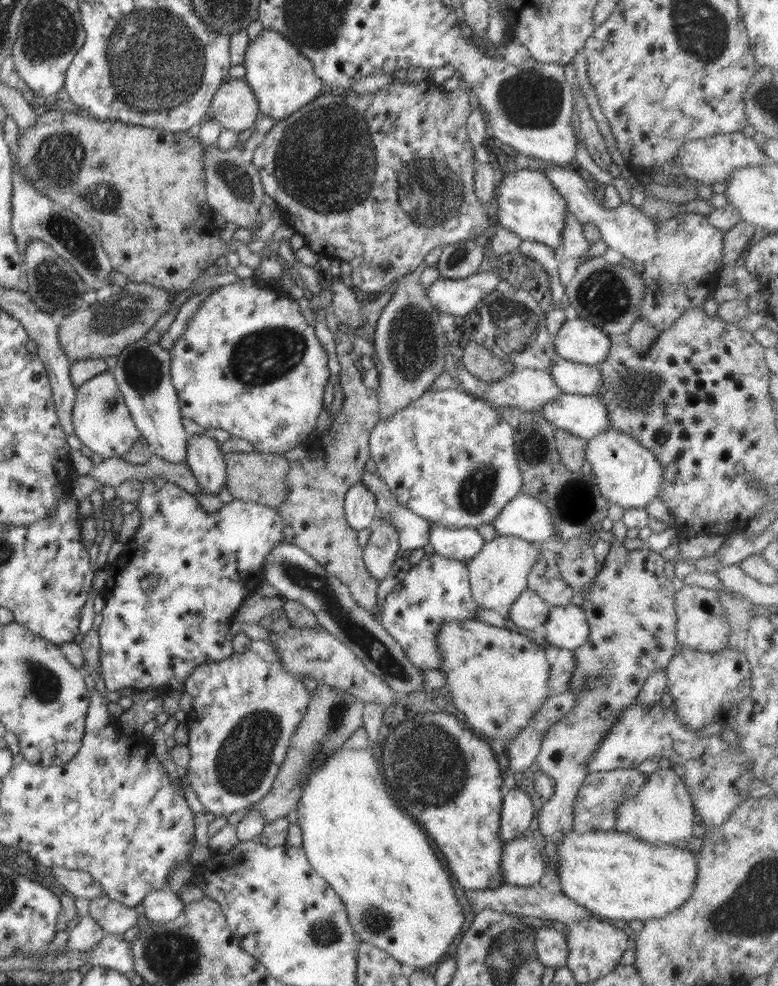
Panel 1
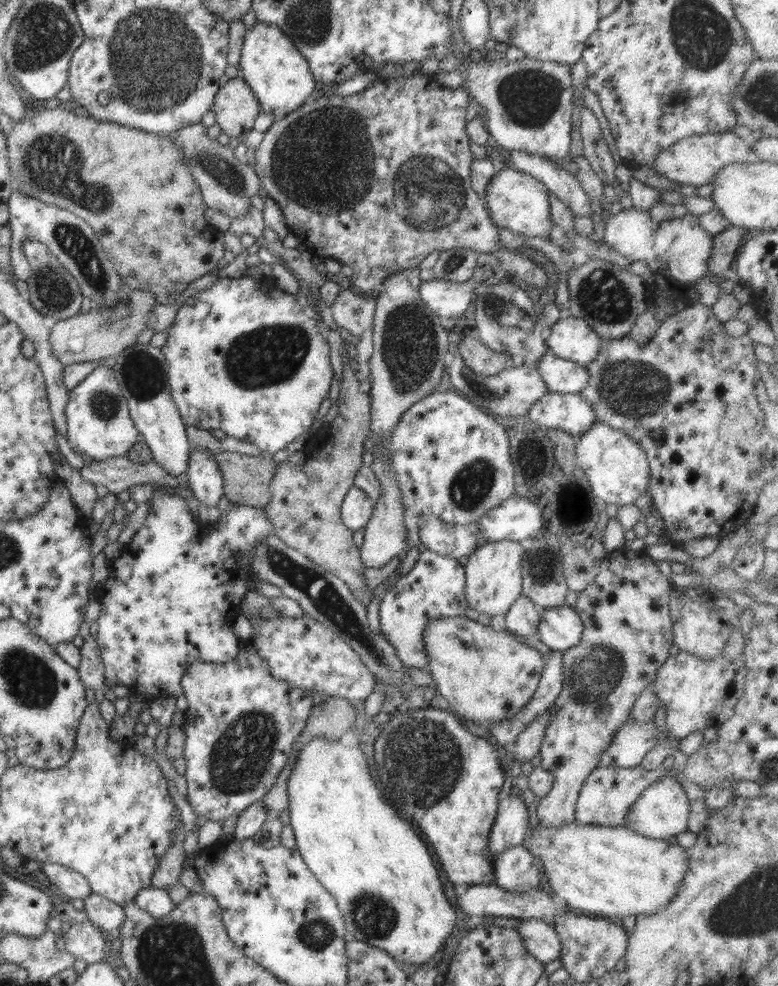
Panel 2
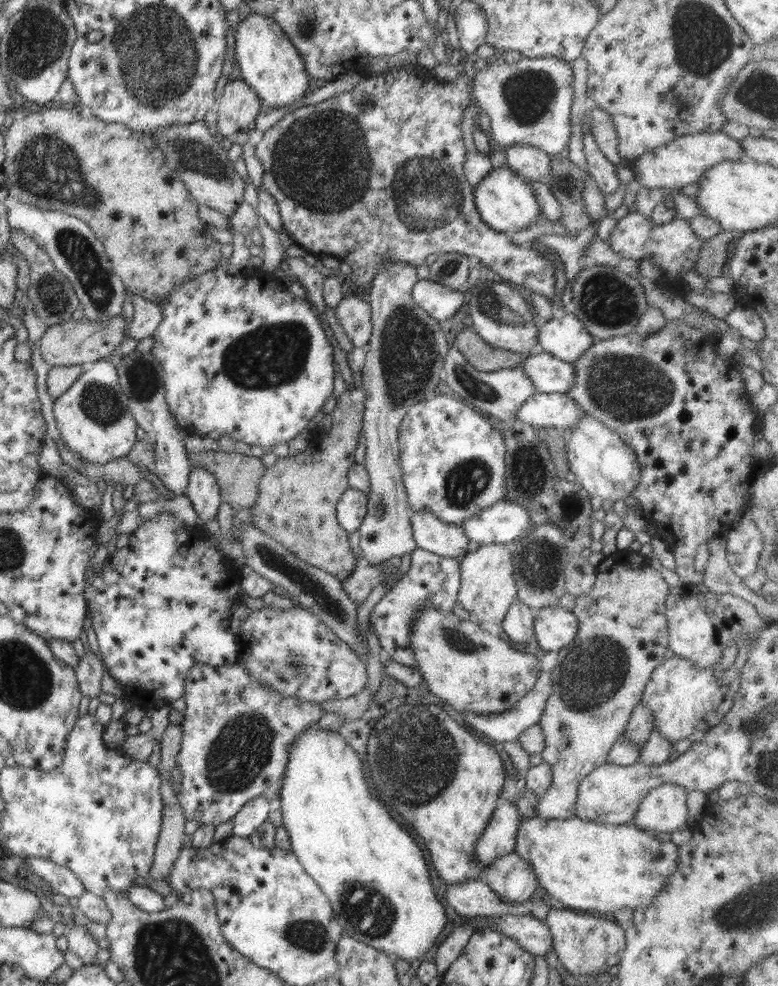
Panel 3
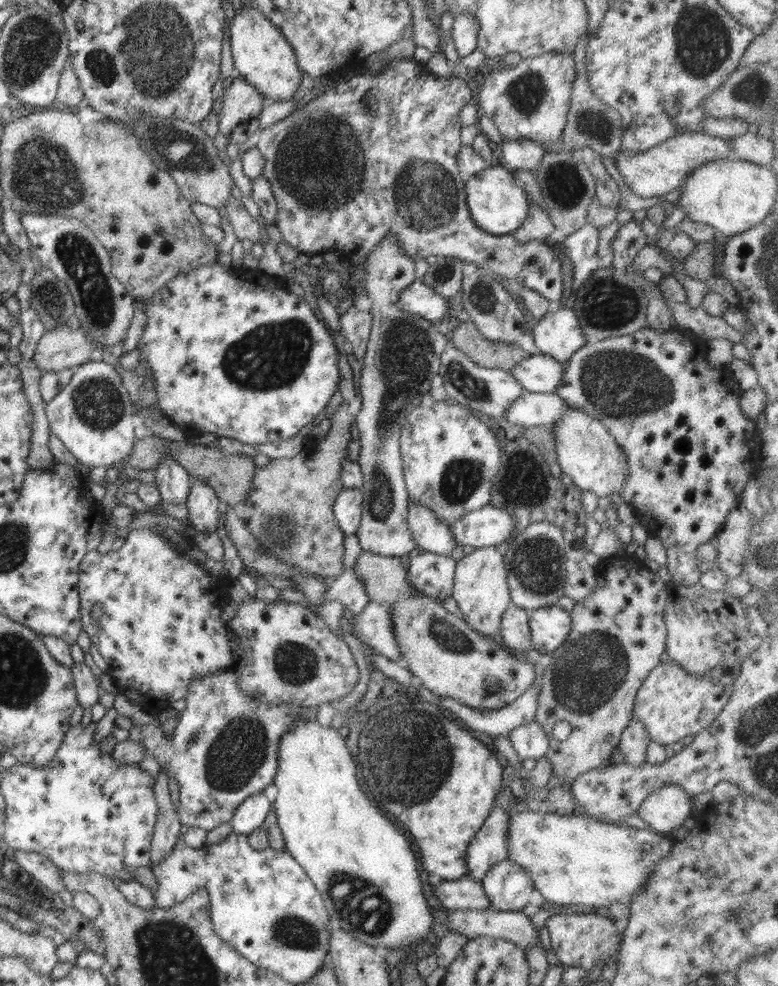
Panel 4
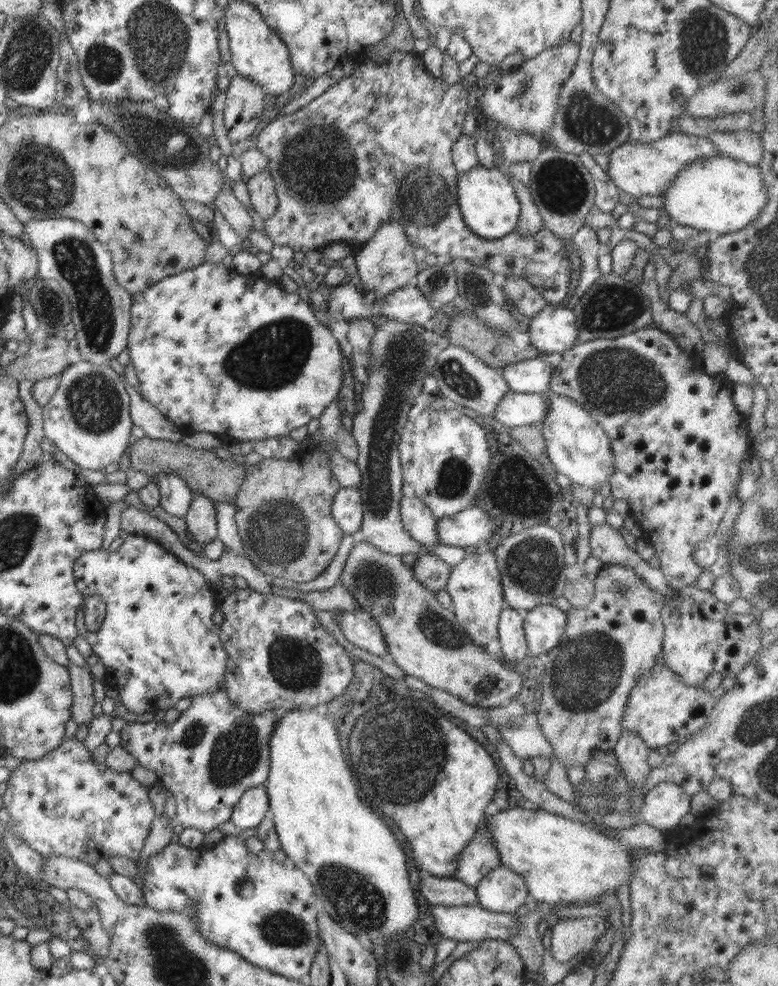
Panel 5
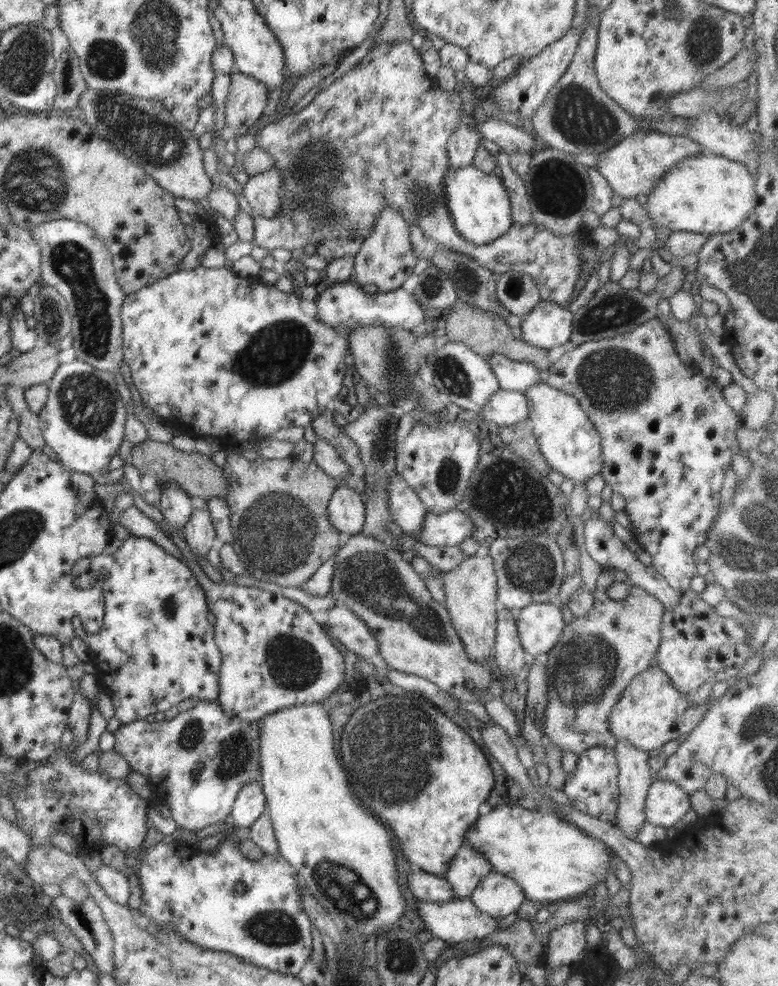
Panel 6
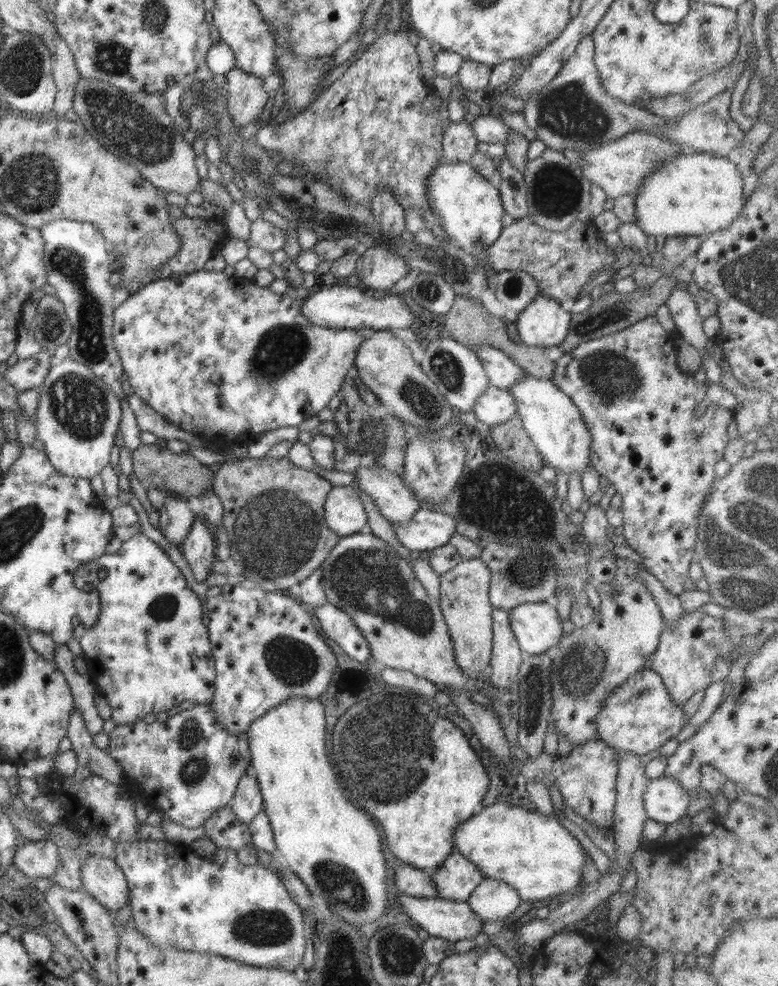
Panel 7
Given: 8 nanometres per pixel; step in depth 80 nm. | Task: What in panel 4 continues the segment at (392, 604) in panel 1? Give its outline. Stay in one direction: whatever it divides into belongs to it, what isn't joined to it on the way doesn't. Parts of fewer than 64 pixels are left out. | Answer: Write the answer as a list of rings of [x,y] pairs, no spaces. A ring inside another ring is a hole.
[[[417,546],[410,553],[409,583],[419,593],[442,601],[452,594],[456,563],[450,555],[434,554]],[[369,601],[362,612],[353,616],[352,636],[371,646],[378,654],[403,662],[391,620],[392,615],[387,604]]]

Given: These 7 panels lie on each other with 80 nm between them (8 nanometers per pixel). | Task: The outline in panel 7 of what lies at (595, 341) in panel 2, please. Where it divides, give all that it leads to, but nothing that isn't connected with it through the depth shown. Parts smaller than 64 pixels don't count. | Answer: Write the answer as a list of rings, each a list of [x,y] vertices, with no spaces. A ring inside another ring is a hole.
[[[539,292],[517,317],[518,336],[531,347],[550,347],[560,344],[566,338],[570,323],[571,312],[564,311],[558,301]]]

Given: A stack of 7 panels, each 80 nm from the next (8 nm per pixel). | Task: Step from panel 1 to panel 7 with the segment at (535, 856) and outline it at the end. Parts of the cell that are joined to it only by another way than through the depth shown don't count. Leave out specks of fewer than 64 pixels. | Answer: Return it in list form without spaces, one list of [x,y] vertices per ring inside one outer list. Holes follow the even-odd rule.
[[[484,878],[480,885],[476,886],[468,905],[484,923],[498,922],[511,918],[512,913],[520,906],[522,899],[512,886],[504,881]]]

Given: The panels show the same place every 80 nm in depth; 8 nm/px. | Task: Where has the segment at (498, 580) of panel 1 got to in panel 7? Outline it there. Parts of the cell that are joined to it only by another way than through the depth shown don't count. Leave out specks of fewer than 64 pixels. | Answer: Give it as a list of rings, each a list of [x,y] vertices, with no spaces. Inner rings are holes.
[[[481,558],[460,561],[452,570],[439,575],[440,610],[453,644],[456,665],[464,675],[482,678],[489,665],[493,645],[492,603],[488,596],[491,572]]]

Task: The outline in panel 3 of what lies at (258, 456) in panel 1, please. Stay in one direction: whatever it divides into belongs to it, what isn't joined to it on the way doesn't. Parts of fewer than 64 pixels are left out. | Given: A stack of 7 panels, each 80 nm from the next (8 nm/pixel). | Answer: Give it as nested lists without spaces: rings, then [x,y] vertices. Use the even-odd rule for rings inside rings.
[[[206,450],[206,452],[191,453],[188,455],[188,459],[190,459],[191,467],[202,466],[216,477],[224,503],[227,502],[233,508],[250,508],[255,503],[260,477],[267,469],[262,463],[262,458],[236,454],[234,452]]]

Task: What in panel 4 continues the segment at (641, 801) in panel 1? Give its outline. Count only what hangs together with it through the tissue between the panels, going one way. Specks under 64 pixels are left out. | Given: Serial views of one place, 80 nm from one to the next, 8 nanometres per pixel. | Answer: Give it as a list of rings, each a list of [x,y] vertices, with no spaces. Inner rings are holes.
[[[666,785],[649,794],[637,810],[638,816],[658,833],[669,835],[691,814],[689,794],[679,786]]]

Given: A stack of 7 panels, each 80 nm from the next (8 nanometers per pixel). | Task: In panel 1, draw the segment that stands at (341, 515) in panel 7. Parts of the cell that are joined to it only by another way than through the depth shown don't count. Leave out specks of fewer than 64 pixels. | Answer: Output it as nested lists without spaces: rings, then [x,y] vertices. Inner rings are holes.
[[[362,483],[348,489],[344,508],[348,525],[357,532],[372,527],[379,516],[374,493]]]

